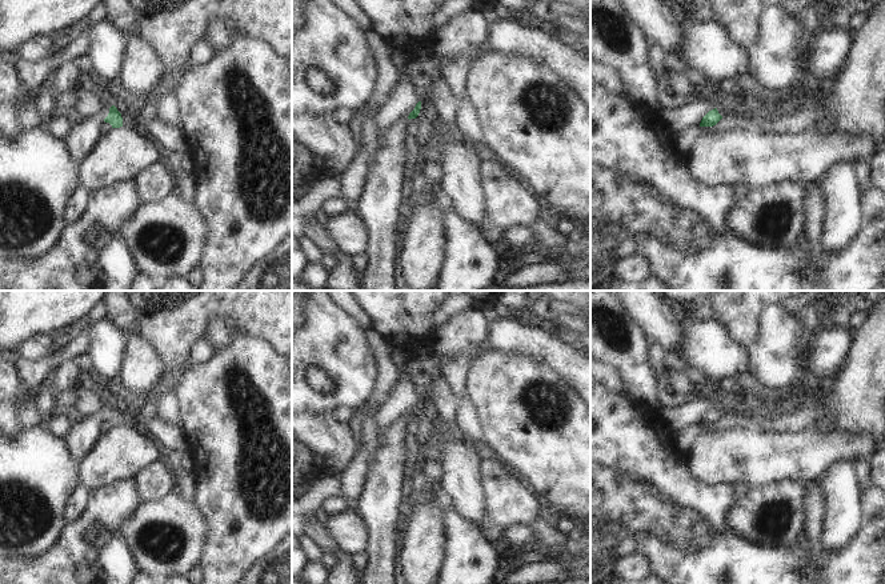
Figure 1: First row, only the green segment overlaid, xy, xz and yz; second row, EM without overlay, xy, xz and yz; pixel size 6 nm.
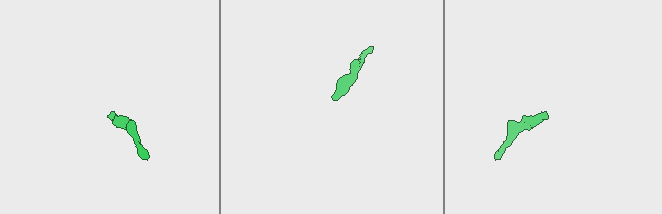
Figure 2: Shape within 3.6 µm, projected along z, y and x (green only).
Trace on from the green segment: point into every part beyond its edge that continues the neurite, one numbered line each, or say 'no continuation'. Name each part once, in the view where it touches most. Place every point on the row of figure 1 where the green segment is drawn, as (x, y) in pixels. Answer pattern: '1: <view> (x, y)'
1: xy (83, 136)

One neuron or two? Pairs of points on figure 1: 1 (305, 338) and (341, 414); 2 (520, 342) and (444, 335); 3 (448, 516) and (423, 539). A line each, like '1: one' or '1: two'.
1: two
2: two
3: two

